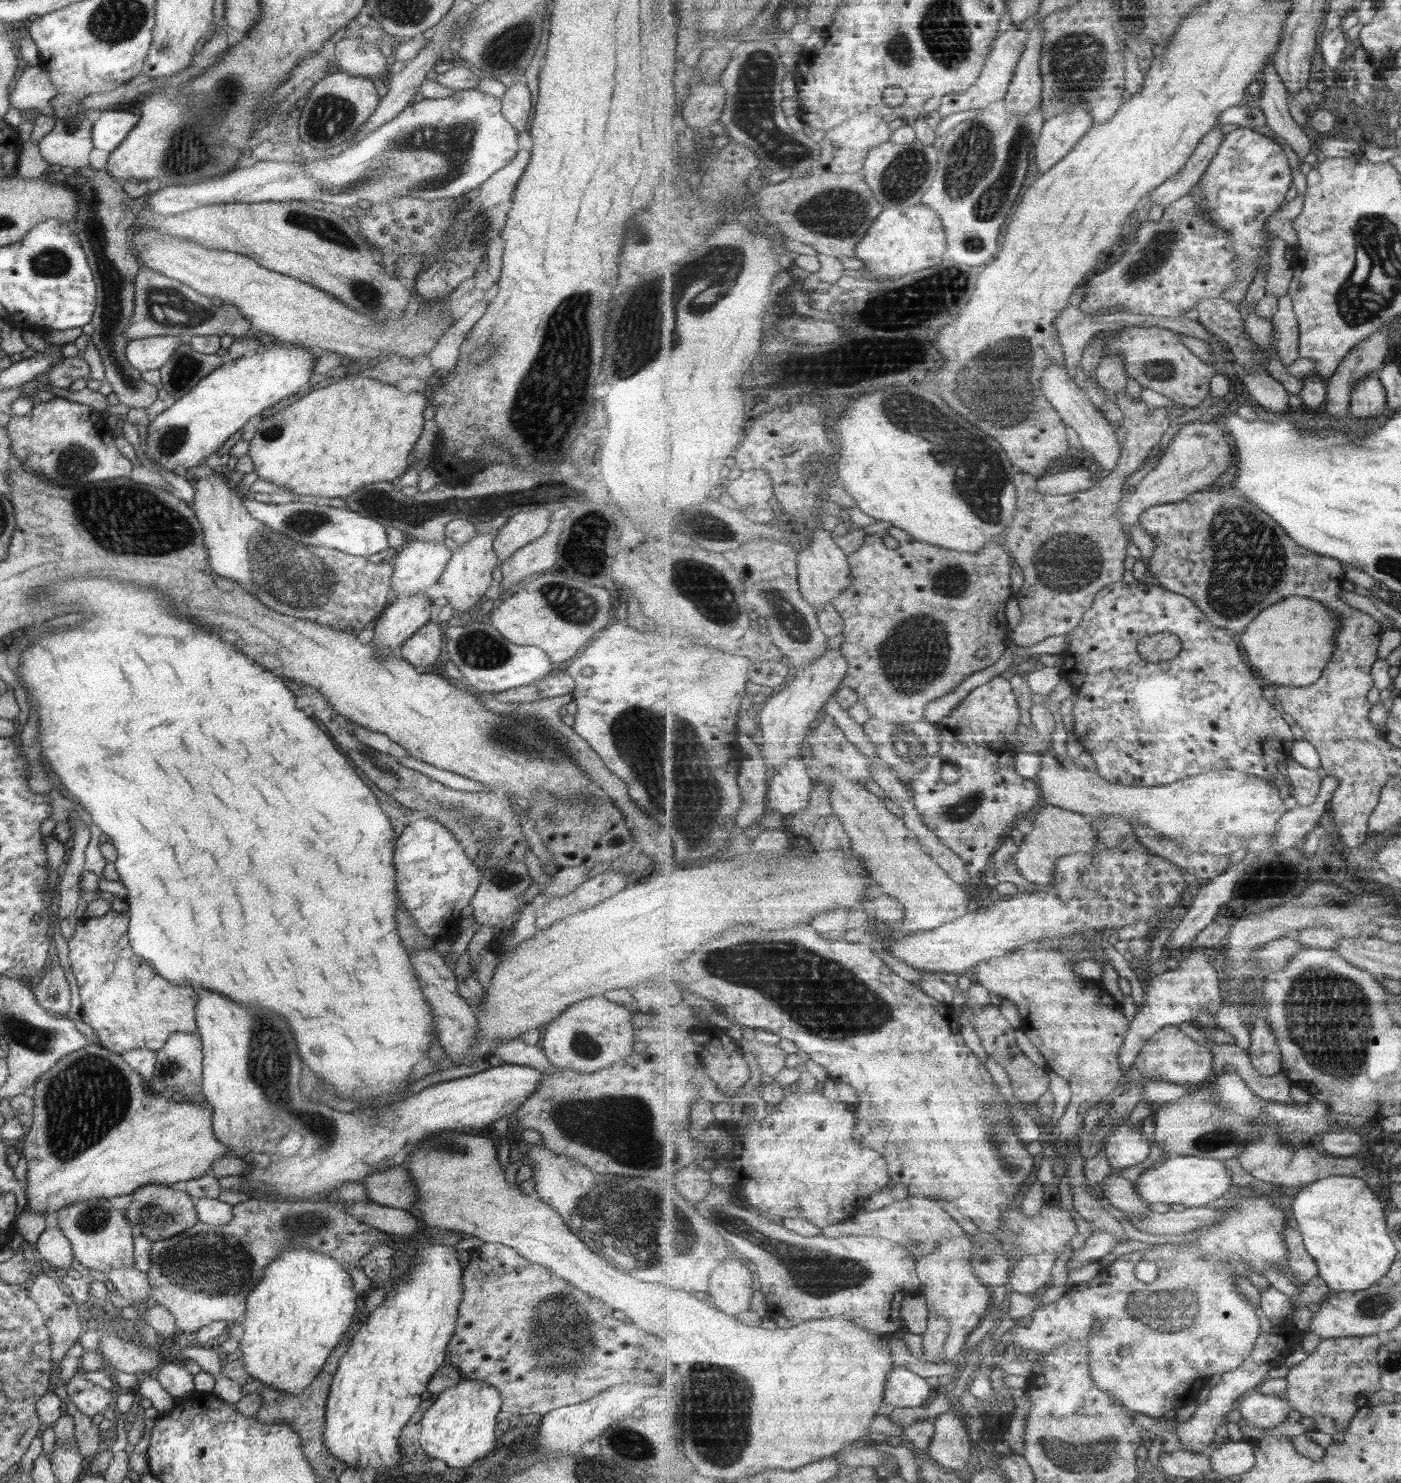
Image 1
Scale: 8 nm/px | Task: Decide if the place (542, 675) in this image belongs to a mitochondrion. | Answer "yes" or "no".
no

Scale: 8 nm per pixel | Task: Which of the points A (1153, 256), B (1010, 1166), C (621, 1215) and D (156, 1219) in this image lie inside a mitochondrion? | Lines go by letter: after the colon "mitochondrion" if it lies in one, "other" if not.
A: mitochondrion
B: mitochondrion
C: mitochondrion
D: mitochondrion

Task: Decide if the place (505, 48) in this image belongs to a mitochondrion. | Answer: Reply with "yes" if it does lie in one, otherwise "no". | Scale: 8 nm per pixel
yes

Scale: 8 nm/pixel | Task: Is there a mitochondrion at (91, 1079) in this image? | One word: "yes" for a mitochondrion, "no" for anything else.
yes

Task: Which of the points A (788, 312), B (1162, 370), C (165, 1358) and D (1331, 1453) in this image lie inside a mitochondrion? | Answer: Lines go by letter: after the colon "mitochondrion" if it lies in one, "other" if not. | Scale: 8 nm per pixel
A: other
B: mitochondrion
C: other
D: other

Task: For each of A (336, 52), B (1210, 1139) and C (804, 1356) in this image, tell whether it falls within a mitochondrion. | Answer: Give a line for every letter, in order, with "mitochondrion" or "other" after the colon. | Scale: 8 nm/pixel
A: other
B: mitochondrion
C: other

